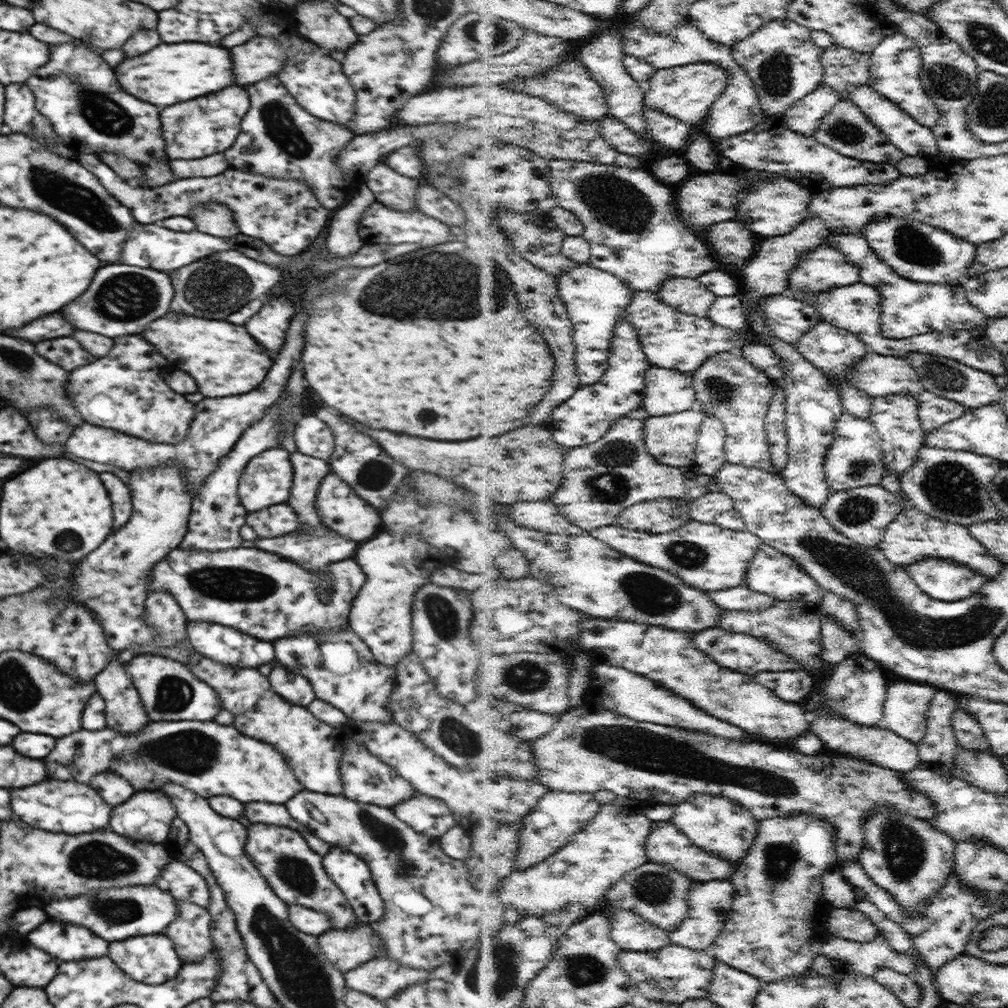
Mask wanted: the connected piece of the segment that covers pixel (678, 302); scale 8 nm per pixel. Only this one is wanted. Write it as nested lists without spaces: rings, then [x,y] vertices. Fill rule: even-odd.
[[[693,278],[670,279],[658,294],[672,307],[700,317],[708,317],[711,308],[719,300],[718,295],[704,286],[700,279]]]

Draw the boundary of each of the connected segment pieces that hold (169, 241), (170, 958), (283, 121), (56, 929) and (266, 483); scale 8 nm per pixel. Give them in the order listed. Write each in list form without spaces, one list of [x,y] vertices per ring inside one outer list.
[[[140,224],[136,228],[132,227],[127,240],[128,242],[124,242],[124,264],[140,268],[155,268],[163,273],[178,270],[178,268],[207,257],[212,252],[229,250],[244,252],[244,256],[272,266],[282,265],[285,260],[284,256],[274,252],[265,242],[242,233],[232,238],[220,238],[198,230],[174,232],[172,229],[160,228],[159,224]]]
[[[152,933],[148,936],[134,936],[122,942],[111,942],[110,957],[129,977],[144,984],[164,984],[173,979],[183,964],[175,951],[174,944],[164,933]]]
[[[272,76],[246,86],[250,110],[242,120],[242,130],[234,146],[222,153],[232,169],[272,178],[304,180],[324,208],[340,208],[348,201],[346,188],[350,182],[335,160],[355,134],[350,128],[312,116],[278,80]]]
[[[44,922],[28,934],[28,940],[50,956],[72,962],[84,958],[100,958],[108,952],[108,942],[94,936],[86,928],[66,926],[62,922]]]
[[[270,448],[250,459],[239,480],[238,496],[247,511],[259,511],[267,506],[285,503],[293,487],[293,466],[287,450]]]

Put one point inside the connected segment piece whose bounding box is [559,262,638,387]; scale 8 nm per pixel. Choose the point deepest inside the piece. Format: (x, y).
(597, 299)

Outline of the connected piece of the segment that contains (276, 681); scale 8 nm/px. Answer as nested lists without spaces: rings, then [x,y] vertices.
[[[273,663],[273,669],[267,677],[272,690],[291,705],[307,707],[316,699],[309,680],[283,665]]]

